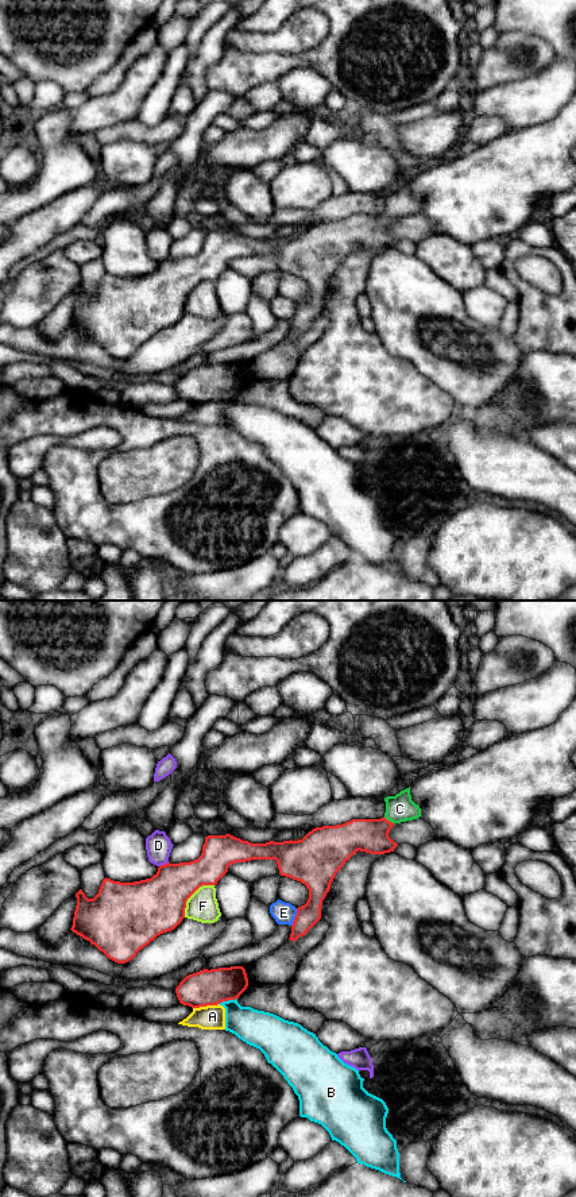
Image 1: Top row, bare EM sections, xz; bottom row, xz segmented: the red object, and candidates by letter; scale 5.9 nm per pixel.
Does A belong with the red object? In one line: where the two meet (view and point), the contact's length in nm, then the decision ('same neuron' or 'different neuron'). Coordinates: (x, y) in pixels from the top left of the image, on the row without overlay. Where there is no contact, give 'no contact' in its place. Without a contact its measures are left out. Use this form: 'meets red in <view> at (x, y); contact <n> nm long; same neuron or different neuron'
meets red in xz at (205, 401); contact 160 nm long; different neuron

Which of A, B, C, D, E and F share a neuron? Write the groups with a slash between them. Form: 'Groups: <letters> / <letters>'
Groups: A / B / C / D / E / F

